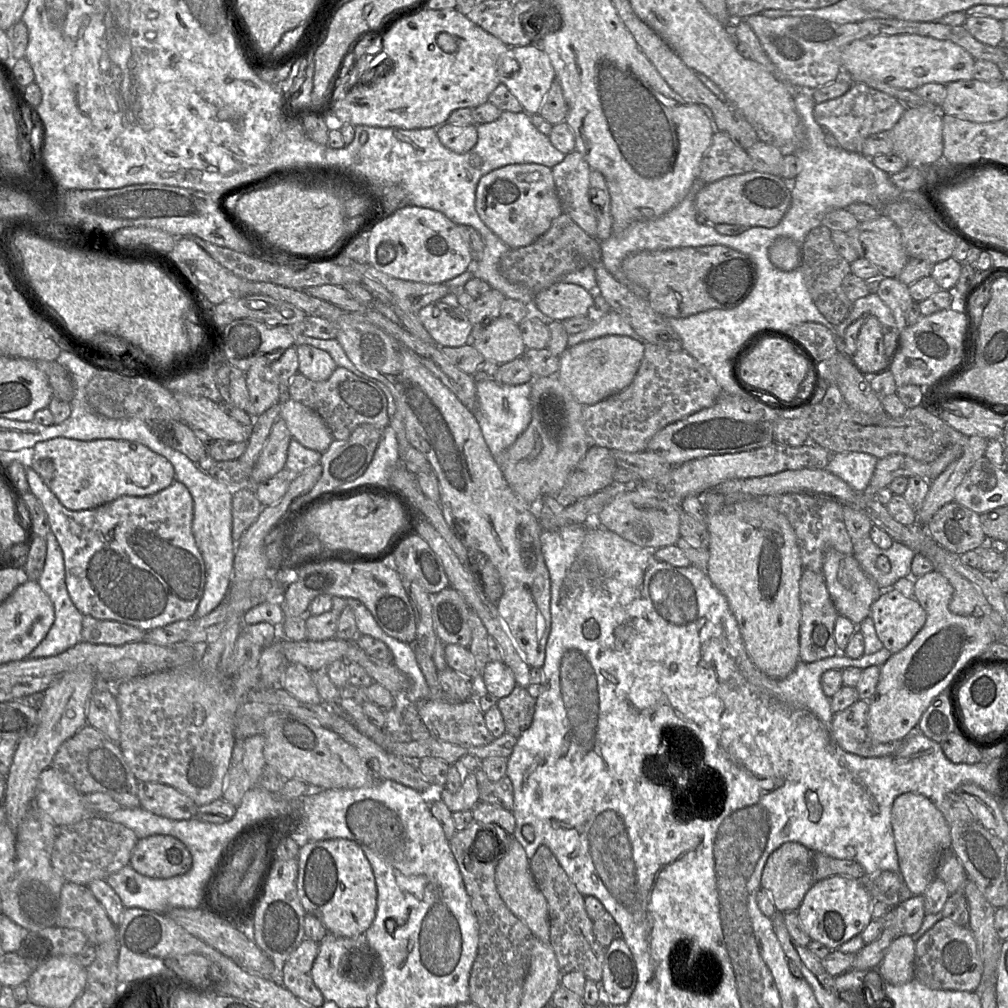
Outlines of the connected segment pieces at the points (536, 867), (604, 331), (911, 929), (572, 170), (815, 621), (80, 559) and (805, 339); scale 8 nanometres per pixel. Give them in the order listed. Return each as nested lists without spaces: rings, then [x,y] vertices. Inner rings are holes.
[[[541,845],[537,848],[529,865],[533,878],[547,901],[550,944],[556,955],[561,974],[580,971],[587,979],[600,983],[606,948],[594,937],[593,921],[585,910],[584,896],[569,879],[547,846]]]
[[[609,311],[589,329],[569,335],[567,345],[573,347],[579,343],[604,336],[626,336],[643,345],[647,344],[619,314]]]
[[[916,895],[916,896],[910,896],[907,899],[902,899],[897,906],[894,907],[895,910],[895,917],[893,921],[891,922],[891,925],[889,927],[885,928],[890,928],[894,937],[902,936],[902,935],[913,935],[916,933],[919,928],[921,927],[921,924],[926,916],[925,910],[924,910],[924,899],[922,895]]]
[[[576,150],[552,168],[563,213],[589,236],[596,238],[597,219],[590,201],[591,167]]]
[[[804,569],[800,579],[800,629],[799,658],[802,662],[811,663],[840,652],[834,638],[834,626],[839,615],[827,590],[822,573]]]
[[[26,467],[26,477],[29,489],[41,502],[47,514],[51,531],[62,549],[65,565],[65,582],[69,596],[73,604],[84,616],[91,616],[99,620],[122,622],[143,631],[150,631],[176,621],[195,617],[205,587],[205,564],[192,533],[193,500],[184,484],[175,480],[169,487],[151,496],[120,497],[96,508],[72,511],[61,504],[53,492],[43,482],[42,478],[31,467]]]
[[[802,323],[787,332],[808,349],[818,361],[827,361],[838,352],[835,335],[819,323]]]

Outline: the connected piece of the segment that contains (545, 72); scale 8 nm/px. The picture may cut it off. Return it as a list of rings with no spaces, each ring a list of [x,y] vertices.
[[[538,45],[510,47],[498,57],[496,70],[500,79],[497,87],[509,90],[518,99],[523,111],[527,114],[538,114],[556,78],[554,67],[548,55]]]

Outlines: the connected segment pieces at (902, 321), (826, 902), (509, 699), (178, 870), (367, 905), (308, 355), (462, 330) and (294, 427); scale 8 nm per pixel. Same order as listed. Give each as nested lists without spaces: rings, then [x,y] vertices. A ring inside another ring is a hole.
[[[882,278],[876,294],[891,310],[898,329],[904,329],[906,325],[905,312],[914,301],[909,293],[909,285],[897,278]]]
[[[831,875],[817,880],[804,895],[796,910],[801,925],[811,940],[818,941],[830,950],[860,934],[872,920],[873,899],[860,879]]]
[[[518,685],[508,696],[499,699],[497,707],[502,714],[506,733],[518,739],[532,724],[535,704],[536,700],[528,690]]]
[[[155,834],[138,840],[130,865],[141,875],[168,879],[188,872],[192,866],[192,856],[176,837]]]
[[[347,839],[308,841],[298,854],[297,895],[305,913],[317,917],[337,936],[364,935],[377,909],[377,886],[370,862],[361,847]]]
[[[309,344],[296,347],[299,372],[312,381],[327,380],[337,368],[335,361],[325,350]]]
[[[435,301],[423,307],[417,317],[426,331],[432,336],[439,347],[459,347],[471,340],[473,325],[467,311],[460,307],[452,307],[441,301]]]
[[[284,397],[280,402],[280,417],[285,421],[292,438],[309,449],[324,453],[334,439],[323,418],[290,397]]]

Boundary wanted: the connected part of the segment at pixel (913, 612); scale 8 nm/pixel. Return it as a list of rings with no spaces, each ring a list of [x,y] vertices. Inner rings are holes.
[[[894,588],[881,591],[872,604],[870,617],[878,638],[892,654],[905,648],[926,621],[918,601]]]

